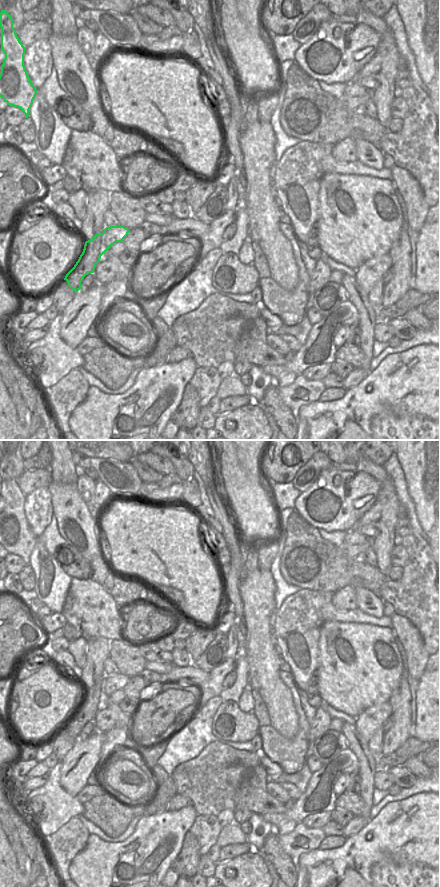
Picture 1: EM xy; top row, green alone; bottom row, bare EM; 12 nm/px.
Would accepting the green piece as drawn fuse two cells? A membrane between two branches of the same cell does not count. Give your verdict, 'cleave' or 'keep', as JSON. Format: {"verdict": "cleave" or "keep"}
{"verdict": "cleave"}

